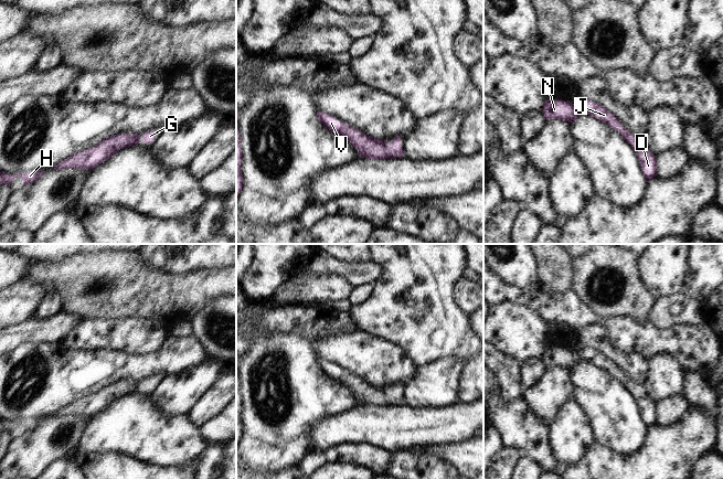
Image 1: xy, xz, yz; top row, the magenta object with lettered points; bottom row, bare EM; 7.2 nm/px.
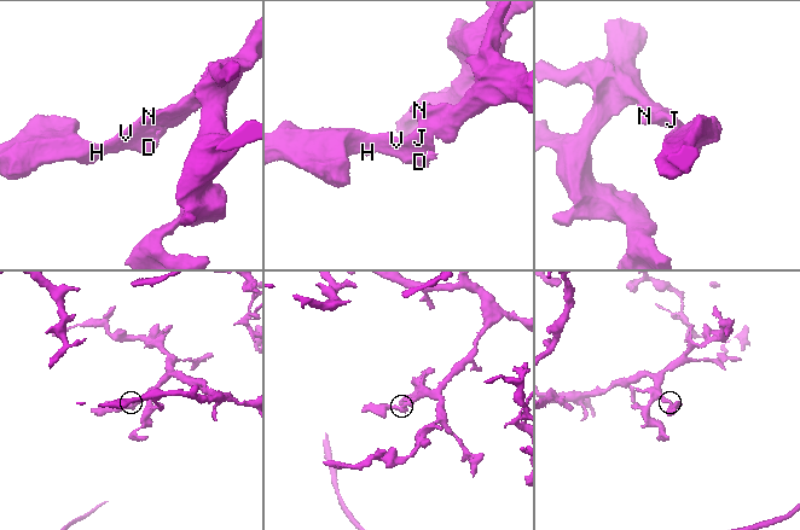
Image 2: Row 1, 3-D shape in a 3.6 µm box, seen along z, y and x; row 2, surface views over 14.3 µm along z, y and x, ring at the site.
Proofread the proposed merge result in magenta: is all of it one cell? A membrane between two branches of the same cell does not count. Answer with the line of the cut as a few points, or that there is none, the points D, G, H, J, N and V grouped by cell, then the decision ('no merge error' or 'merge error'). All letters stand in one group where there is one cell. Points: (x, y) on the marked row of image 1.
no cut | D G H J N V | no merge error

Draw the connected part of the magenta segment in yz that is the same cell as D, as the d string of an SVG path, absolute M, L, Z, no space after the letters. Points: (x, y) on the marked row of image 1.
M546 99L542 107L542 113L546 120L563 120L574 123L580 116L586 114L607 124L610 128L619 132L623 139L629 143L639 159L639 166L645 178L649 181L657 177L657 157L648 149L646 137L635 137L627 130L620 120L603 105L583 99L577 104L572 104L562 99Z

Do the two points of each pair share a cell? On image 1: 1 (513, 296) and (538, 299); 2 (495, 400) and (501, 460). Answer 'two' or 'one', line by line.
1: one
2: two

